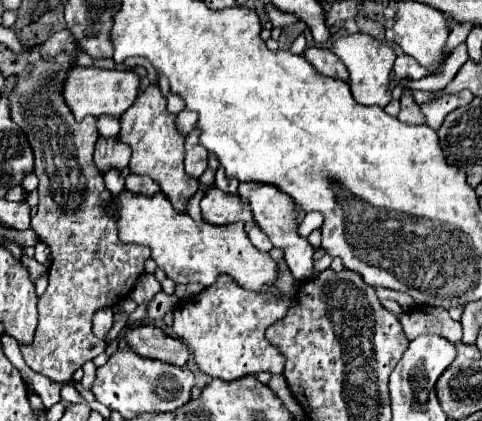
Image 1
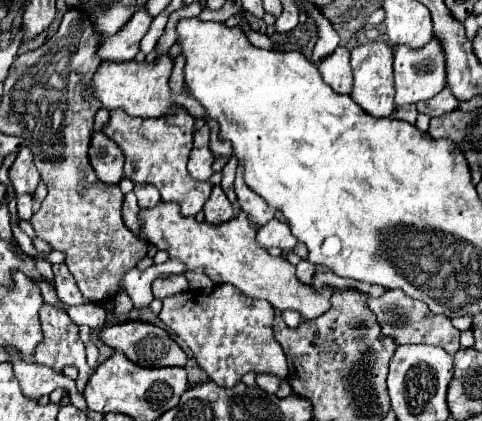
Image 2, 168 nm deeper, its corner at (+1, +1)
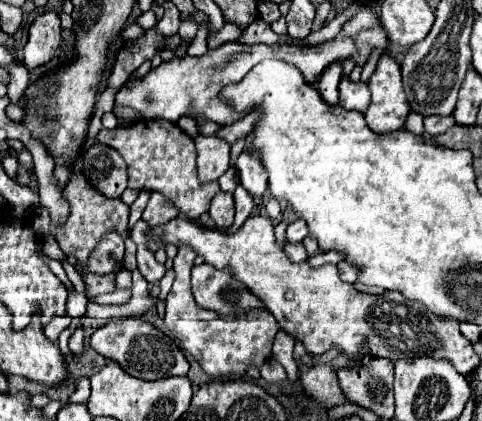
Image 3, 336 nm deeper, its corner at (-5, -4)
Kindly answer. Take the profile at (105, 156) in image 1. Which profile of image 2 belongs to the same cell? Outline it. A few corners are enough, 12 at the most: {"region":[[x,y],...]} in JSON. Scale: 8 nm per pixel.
{"region":[[104,133],[92,135],[88,157],[102,183],[120,183],[124,155]]}

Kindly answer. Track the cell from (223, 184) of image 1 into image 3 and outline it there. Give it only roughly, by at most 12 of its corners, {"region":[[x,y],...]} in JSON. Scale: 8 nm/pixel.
{"region":[[242,186],[234,190],[236,220],[232,228],[252,214],[254,200]]}

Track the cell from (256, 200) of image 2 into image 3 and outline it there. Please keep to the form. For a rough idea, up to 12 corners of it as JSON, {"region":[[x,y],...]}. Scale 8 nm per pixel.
{"region":[[242,152],[236,160],[240,184],[254,200],[266,192],[266,170]]}

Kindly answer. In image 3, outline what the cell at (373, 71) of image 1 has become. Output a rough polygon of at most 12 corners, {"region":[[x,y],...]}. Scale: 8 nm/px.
{"region":[[380,56],[364,116],[374,132],[402,128],[410,106],[400,66]]}

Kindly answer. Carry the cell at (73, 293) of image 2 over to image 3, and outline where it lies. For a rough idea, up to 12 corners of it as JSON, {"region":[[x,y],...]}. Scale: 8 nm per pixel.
{"region":[[134,270],[132,298],[120,306],[88,302],[92,318],[140,318],[160,300],[148,292],[148,284]]}

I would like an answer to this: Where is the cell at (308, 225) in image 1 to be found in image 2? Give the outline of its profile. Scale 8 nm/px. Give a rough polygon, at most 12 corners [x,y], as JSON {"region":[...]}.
{"region":[[272,219],[258,231],[262,247],[292,251],[298,239],[290,227]]}

